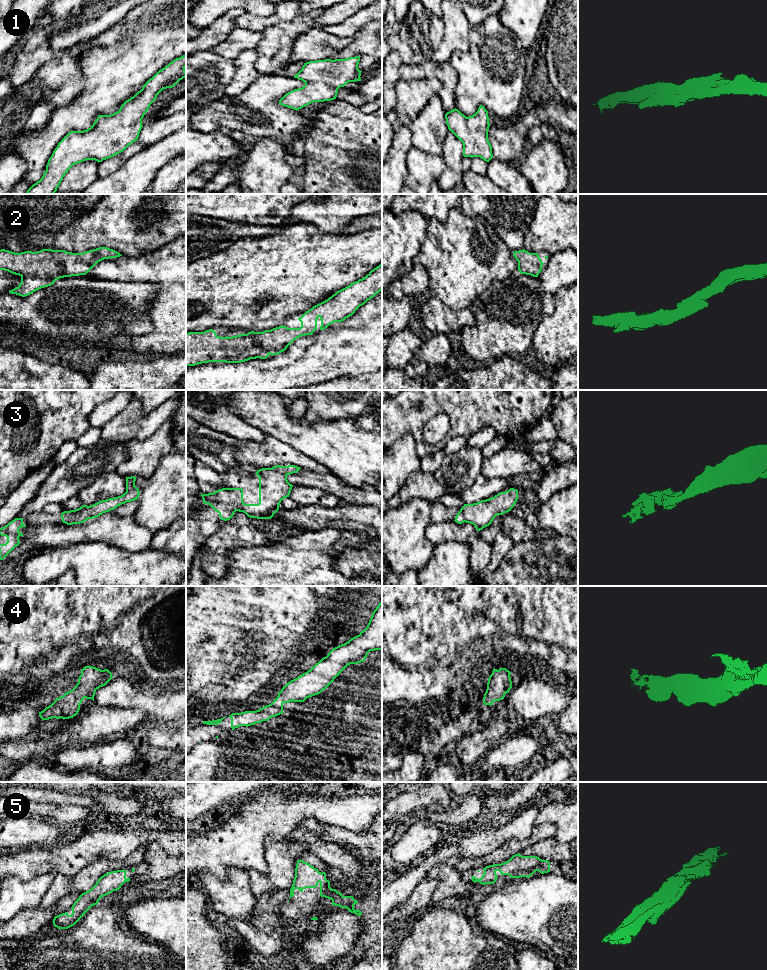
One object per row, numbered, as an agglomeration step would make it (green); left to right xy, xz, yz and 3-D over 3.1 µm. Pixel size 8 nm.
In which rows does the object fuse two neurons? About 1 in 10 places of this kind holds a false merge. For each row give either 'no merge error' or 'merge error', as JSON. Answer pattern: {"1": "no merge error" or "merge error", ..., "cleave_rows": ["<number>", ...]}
{"1": "no merge error", "2": "no merge error", "3": "no merge error", "4": "no merge error", "5": "no merge error", "cleave_rows": []}

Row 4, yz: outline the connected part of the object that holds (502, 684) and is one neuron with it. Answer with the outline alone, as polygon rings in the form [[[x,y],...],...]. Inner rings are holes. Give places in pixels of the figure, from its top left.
[[[506,668],[493,669],[489,676],[487,689],[483,697],[484,705],[493,705],[494,701],[500,701],[512,688],[511,672]]]

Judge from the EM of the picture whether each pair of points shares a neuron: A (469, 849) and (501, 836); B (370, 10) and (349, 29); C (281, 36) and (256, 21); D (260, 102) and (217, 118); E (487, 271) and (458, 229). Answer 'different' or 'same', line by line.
A: same
B: same
C: different
D: same
E: same

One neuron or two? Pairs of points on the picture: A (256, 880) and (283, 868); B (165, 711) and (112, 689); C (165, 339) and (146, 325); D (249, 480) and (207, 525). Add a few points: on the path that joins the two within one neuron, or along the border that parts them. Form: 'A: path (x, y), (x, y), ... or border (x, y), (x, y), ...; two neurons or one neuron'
A: path (263, 880), (271, 880), (276, 875); one neuron
B: path (152, 706), (125, 695); one neuron
C: border (147, 306), (152, 328), (130, 336); two neurons
D: path (238, 491), (215, 514); one neuron

